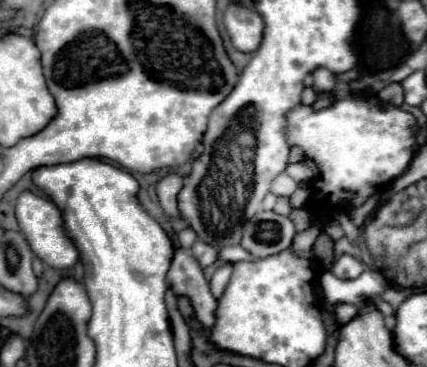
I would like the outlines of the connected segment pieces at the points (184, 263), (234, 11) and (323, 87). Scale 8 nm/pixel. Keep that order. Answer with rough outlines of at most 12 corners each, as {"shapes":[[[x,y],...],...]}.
{"shapes":[[[175,244],[167,280],[211,330],[217,300],[197,258]],[[231,2],[223,24],[237,50],[255,52],[263,20],[253,8]],[[326,68],[313,73],[314,88],[331,93],[336,77]]]}

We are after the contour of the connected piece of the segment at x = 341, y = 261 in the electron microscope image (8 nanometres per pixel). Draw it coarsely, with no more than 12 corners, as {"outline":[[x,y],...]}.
{"outline":[[337,256],[331,272],[337,278],[357,278],[363,264],[353,256]]}

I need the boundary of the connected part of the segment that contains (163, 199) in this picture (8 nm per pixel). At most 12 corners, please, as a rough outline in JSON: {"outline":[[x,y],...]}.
{"outline":[[169,174],[157,184],[159,204],[171,218],[181,218],[177,194],[183,178]]}

